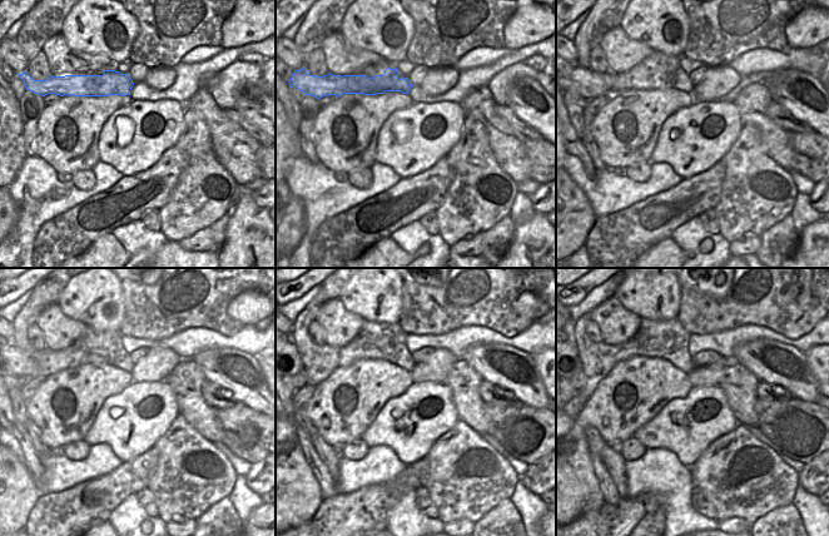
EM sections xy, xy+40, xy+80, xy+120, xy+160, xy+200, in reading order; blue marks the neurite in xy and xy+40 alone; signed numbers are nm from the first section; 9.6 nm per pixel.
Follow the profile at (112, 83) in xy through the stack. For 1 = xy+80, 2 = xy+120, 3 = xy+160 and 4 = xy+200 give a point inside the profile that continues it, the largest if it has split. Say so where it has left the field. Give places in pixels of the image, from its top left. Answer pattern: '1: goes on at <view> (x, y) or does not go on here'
1: goes on at xy+80 (589, 84)
2: goes on at xy+120 (20, 363)
3: goes on at xy+160 (301, 366)
4: goes on at xy+200 (581, 361)

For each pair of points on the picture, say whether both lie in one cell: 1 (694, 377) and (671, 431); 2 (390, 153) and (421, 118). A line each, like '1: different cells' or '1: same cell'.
1: different cells
2: same cell

